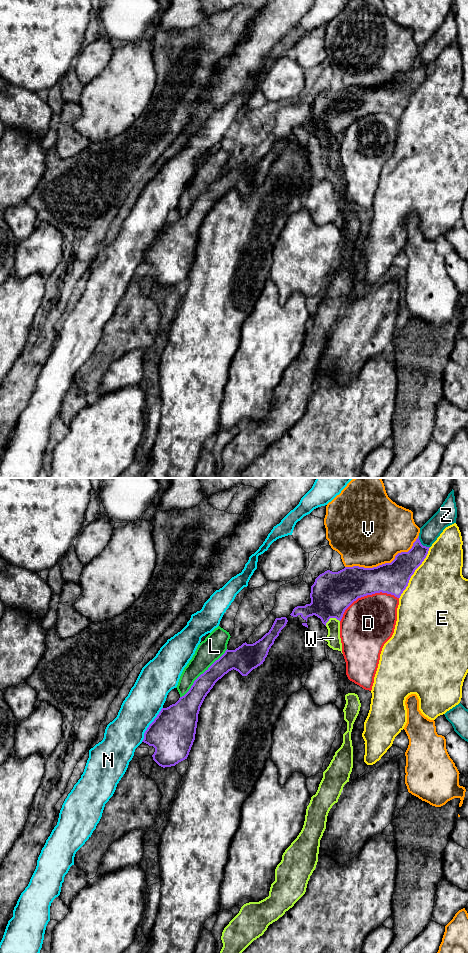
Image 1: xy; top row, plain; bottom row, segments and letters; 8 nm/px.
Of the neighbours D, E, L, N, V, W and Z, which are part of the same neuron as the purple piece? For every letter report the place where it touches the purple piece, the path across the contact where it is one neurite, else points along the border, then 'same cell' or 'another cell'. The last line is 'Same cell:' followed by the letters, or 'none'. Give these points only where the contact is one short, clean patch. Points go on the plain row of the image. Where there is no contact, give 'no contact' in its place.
D: meets purple in xy at (366, 115); another cell
E: meets purple in xy at (413, 93); another cell
L: meets purple in xy at (203, 193); another cell
N: meets purple in xy at (150, 244); another cell
V: meets purple in xy at (385, 83); another cell
W: meets purple in xy at (331, 137); another cell
Z: meets purple in xy at (421, 64); another cell
Same cell: none

